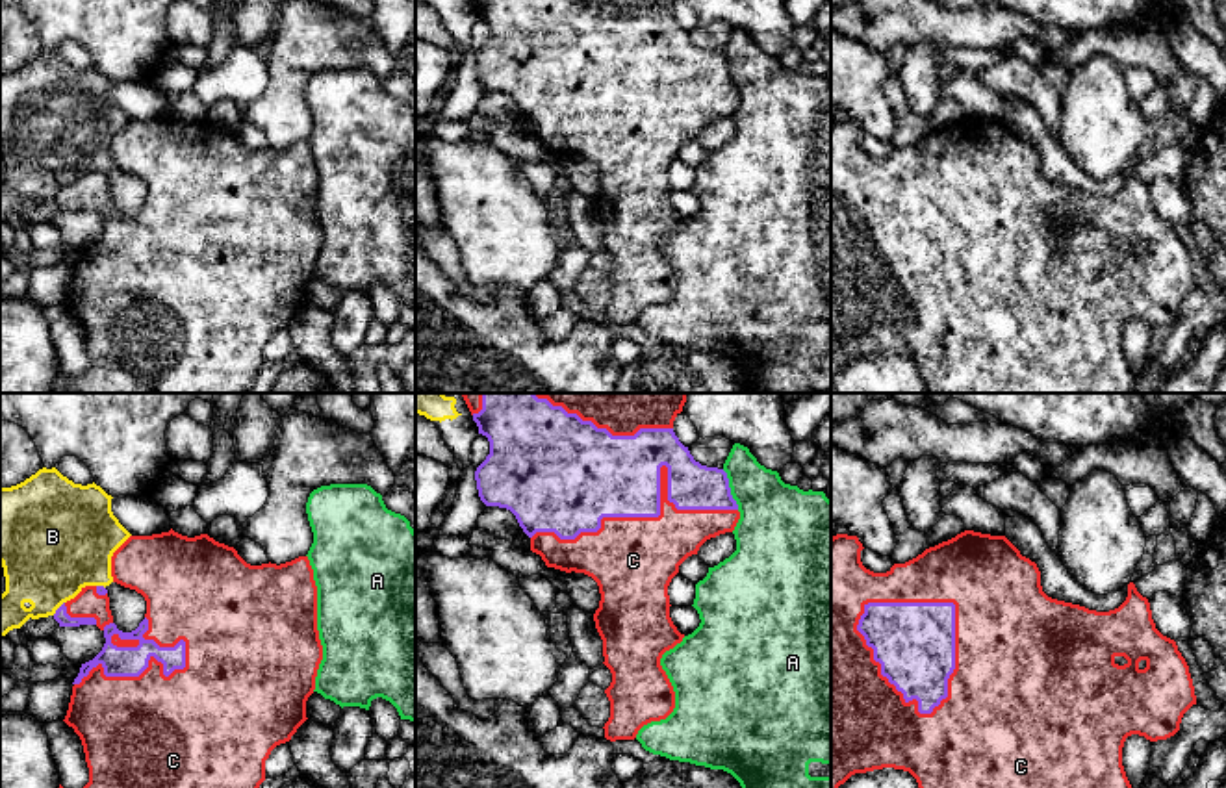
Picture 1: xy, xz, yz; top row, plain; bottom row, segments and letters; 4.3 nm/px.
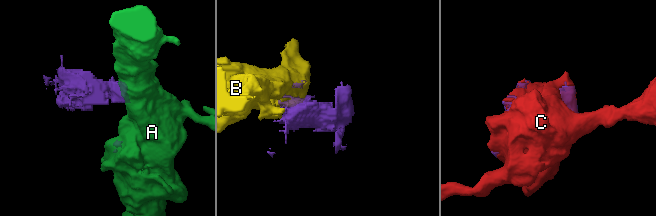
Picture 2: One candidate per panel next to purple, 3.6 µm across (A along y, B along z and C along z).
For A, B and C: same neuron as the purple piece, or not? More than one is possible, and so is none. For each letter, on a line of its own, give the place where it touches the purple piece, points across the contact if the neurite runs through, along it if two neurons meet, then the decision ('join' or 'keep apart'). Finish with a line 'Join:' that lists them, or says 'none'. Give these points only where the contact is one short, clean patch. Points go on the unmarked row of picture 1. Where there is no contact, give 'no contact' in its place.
A: xz (729, 75) | keep apart
B: xy (58, 193) | keep apart
C: yz (881, 253) | join
Join: C

